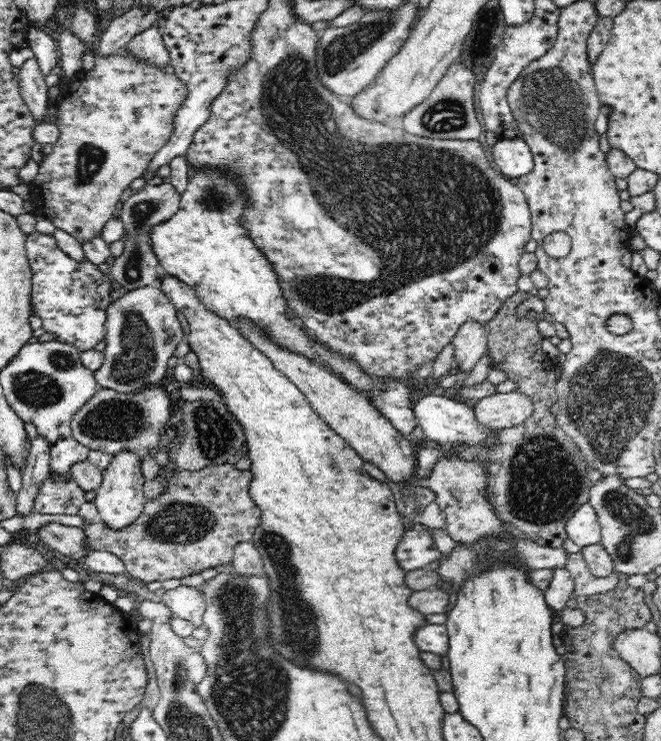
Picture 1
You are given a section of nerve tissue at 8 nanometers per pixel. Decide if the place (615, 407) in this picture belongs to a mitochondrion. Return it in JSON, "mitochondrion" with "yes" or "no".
{"mitochondrion":"yes"}

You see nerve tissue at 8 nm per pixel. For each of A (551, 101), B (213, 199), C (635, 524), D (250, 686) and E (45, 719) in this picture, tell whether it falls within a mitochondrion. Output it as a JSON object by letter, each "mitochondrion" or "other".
{"A":"mitochondrion","B":"mitochondrion","C":"mitochondrion","D":"mitochondrion","E":"mitochondrion"}

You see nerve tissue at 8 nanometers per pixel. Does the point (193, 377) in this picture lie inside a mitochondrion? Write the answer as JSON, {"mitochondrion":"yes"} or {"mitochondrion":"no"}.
{"mitochondrion":"no"}

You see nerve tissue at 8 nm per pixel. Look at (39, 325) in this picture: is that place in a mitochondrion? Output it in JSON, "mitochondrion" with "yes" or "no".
{"mitochondrion":"no"}

